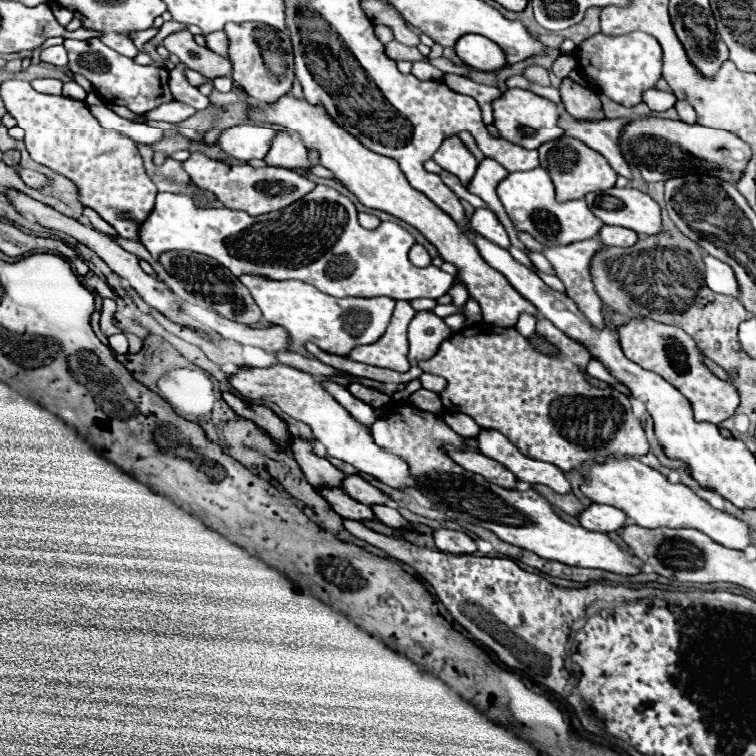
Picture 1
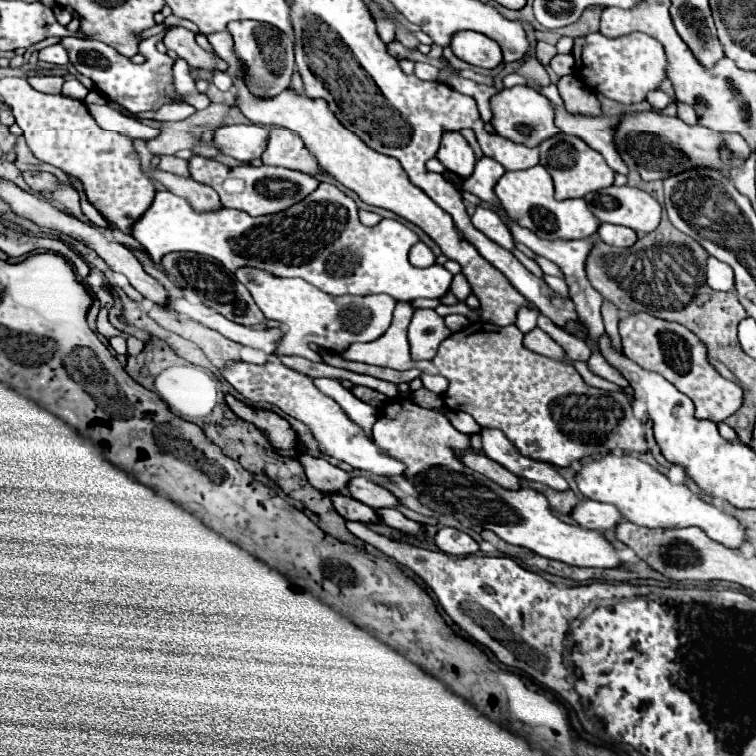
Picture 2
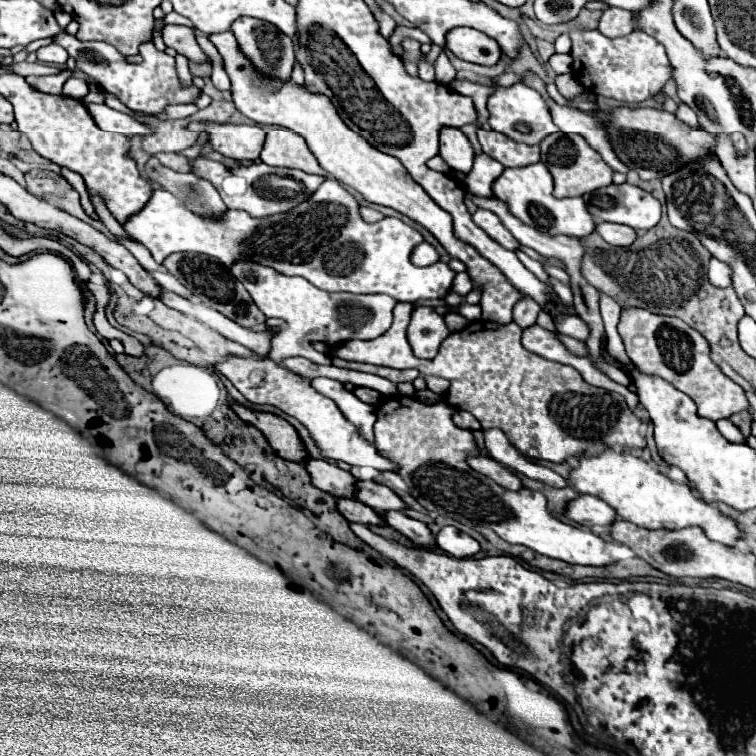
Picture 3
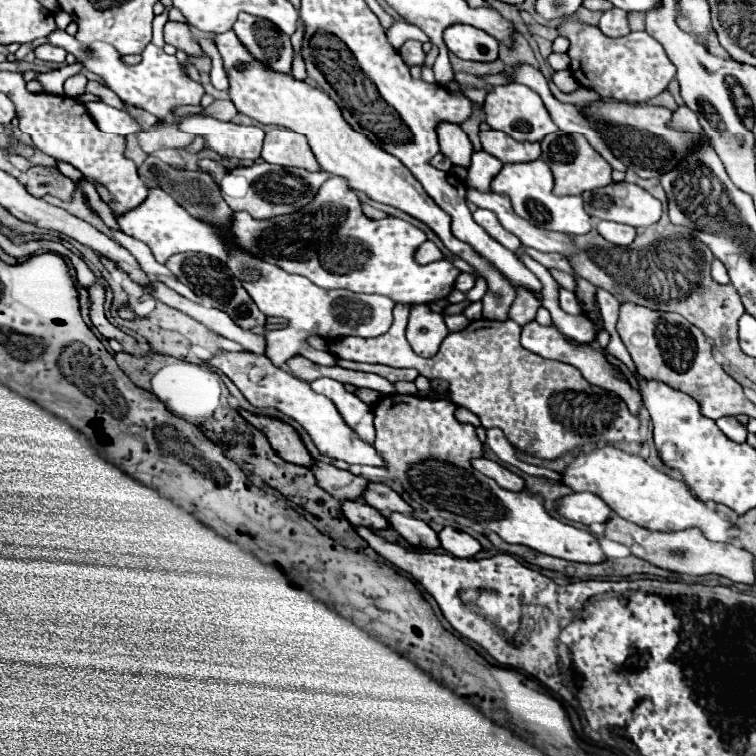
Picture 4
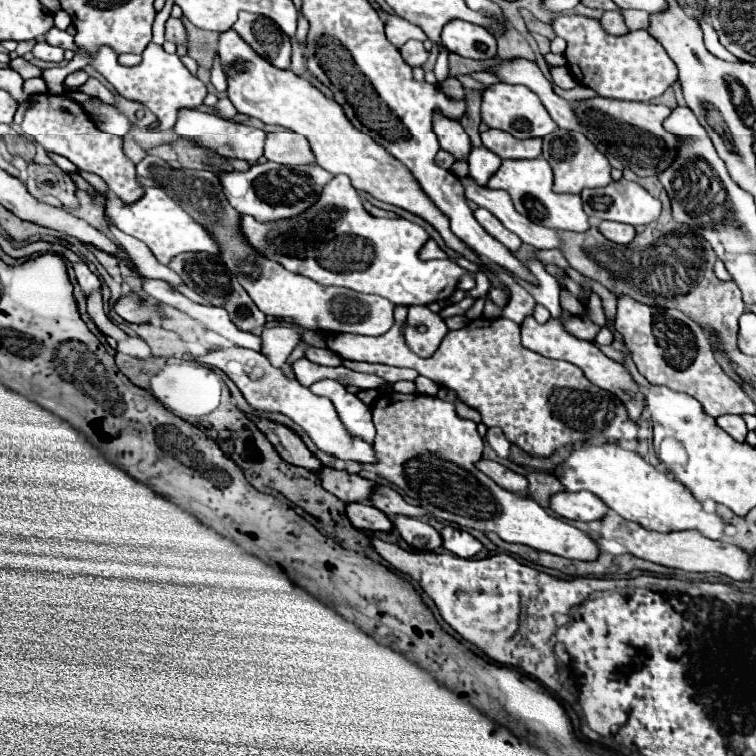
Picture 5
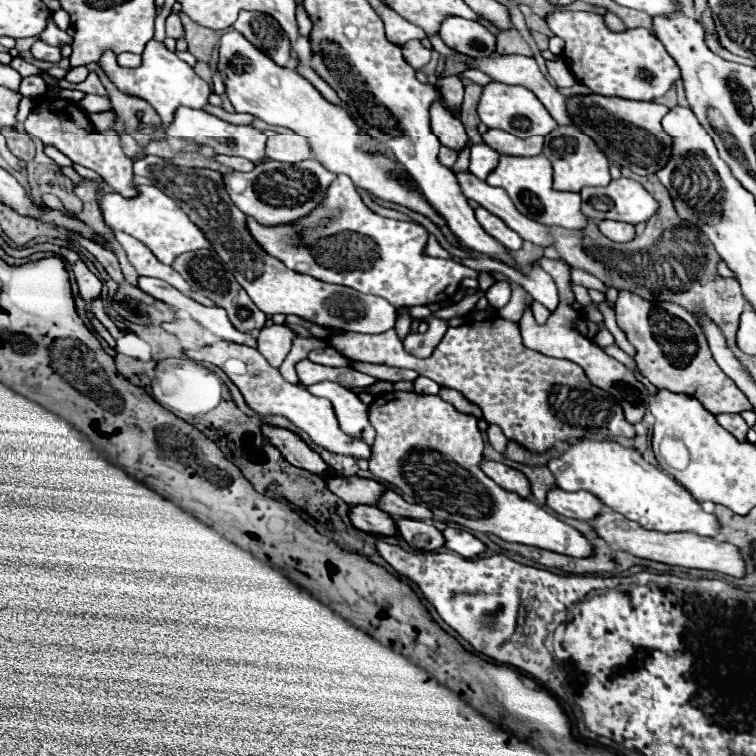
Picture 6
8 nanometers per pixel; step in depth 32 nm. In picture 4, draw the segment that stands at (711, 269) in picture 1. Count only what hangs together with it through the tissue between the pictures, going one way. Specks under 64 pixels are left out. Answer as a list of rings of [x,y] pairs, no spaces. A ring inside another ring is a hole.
[[[714,260],[714,262],[712,262],[712,278],[714,278],[716,282],[720,282],[720,284],[728,284],[728,282],[730,282],[728,272],[726,272],[726,268],[724,268],[724,264],[722,264],[720,260]]]

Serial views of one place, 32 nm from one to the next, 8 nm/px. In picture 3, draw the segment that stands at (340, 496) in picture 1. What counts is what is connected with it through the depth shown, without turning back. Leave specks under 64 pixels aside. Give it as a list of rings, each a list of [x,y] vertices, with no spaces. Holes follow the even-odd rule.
[[[342,498],[342,500],[338,500],[338,508],[340,508],[340,514],[348,522],[356,522],[356,524],[364,524],[364,526],[384,526],[386,524],[386,520],[376,510],[362,504],[360,500]]]

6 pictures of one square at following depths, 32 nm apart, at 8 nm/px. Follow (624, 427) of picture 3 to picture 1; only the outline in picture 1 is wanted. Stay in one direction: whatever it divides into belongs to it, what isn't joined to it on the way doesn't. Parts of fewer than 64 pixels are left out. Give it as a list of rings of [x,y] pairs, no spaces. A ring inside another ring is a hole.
[[[396,302],[392,320],[382,334],[382,338],[374,344],[366,344],[360,348],[352,348],[348,358],[380,368],[390,368],[390,370],[408,370],[409,342],[407,337],[408,325],[414,318],[416,310],[412,308],[410,302]],[[548,319],[537,321],[537,332],[546,336],[552,344],[558,346],[558,356],[546,356],[536,352],[526,338],[512,328],[484,328],[482,324],[476,334],[472,334],[472,326],[452,334],[438,348],[438,356],[430,360],[422,360],[420,368],[430,374],[444,376],[448,380],[446,390],[440,394],[446,412],[464,412],[476,420],[478,426],[502,432],[524,456],[550,462],[560,470],[572,470],[576,466],[588,462],[602,462],[608,456],[642,456],[648,452],[648,442],[644,436],[642,422],[632,414],[630,400],[626,394],[618,390],[600,390],[586,382],[580,368],[590,360],[588,348],[584,344],[564,336]]]

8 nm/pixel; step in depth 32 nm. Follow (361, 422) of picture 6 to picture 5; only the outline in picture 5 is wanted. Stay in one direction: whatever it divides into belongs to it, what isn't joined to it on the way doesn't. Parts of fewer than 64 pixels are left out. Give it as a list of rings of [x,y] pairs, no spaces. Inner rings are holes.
[[[329,379],[312,384],[310,390],[316,392],[318,396],[330,398],[344,428],[348,428],[348,432],[352,432],[352,436],[362,438],[368,444],[374,442],[374,424],[372,424],[372,416],[370,416],[370,406],[366,406],[356,394],[348,392],[342,384]]]

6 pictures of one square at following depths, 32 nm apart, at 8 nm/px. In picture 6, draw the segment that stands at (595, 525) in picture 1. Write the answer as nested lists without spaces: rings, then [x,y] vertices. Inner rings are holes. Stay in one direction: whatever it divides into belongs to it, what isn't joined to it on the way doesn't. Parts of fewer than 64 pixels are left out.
[[[550,488],[546,494],[546,506],[554,512],[576,518],[576,520],[592,520],[602,512],[602,502],[596,500],[590,492],[566,492],[562,488]]]

